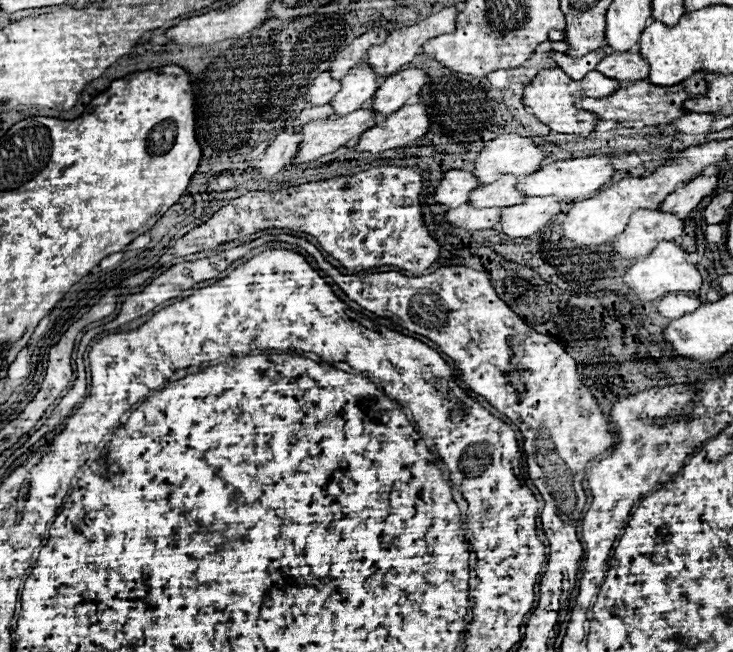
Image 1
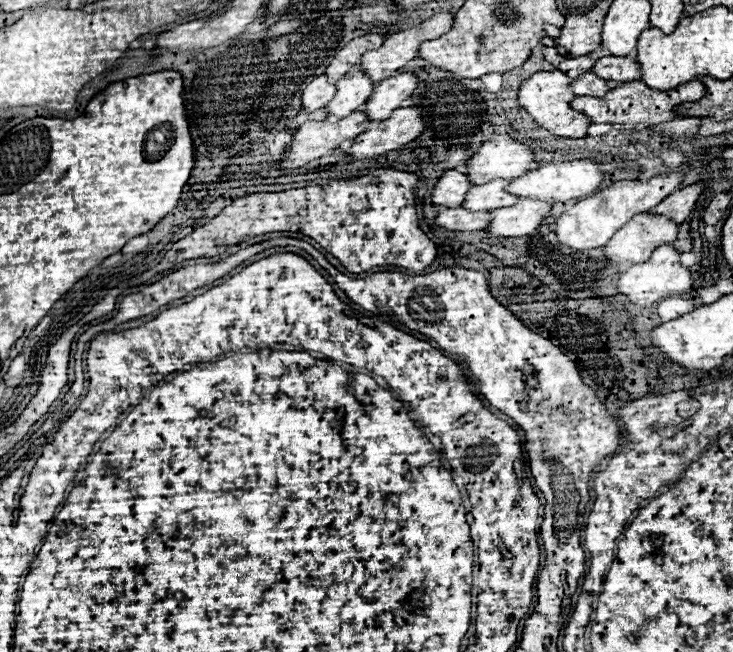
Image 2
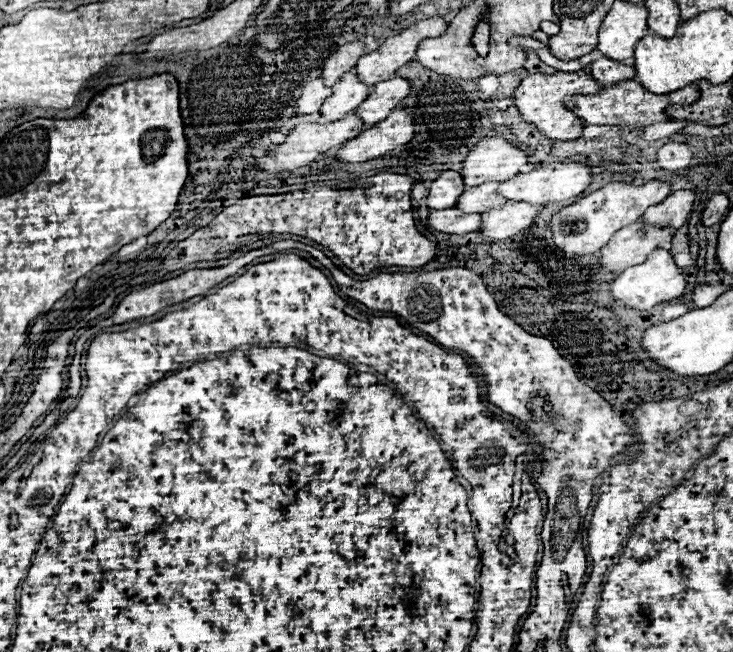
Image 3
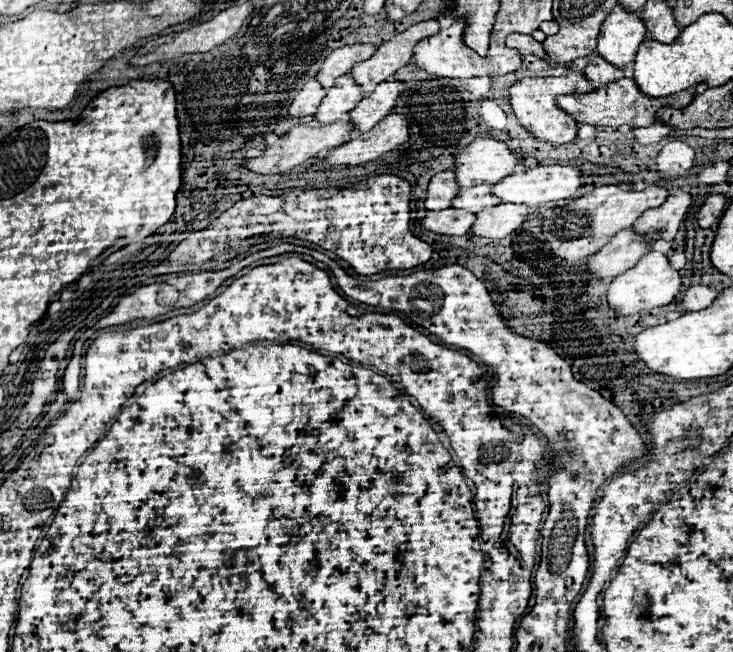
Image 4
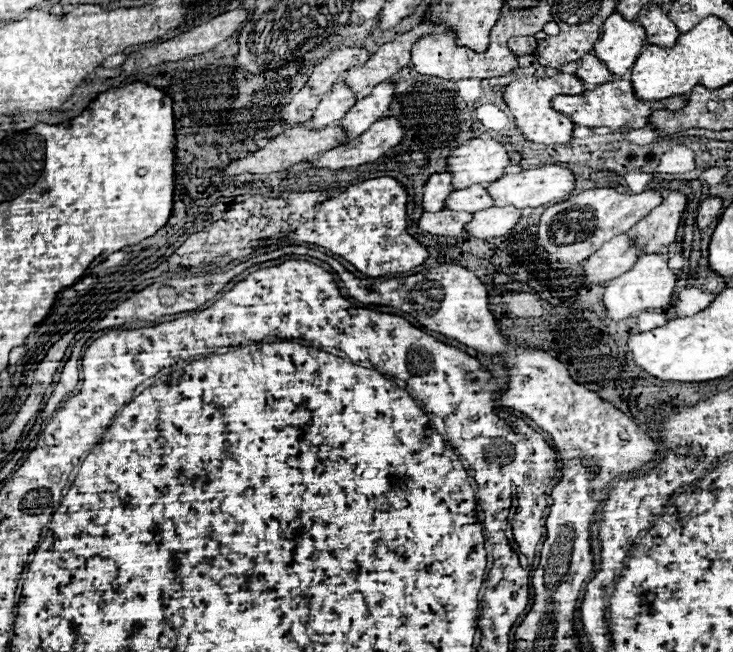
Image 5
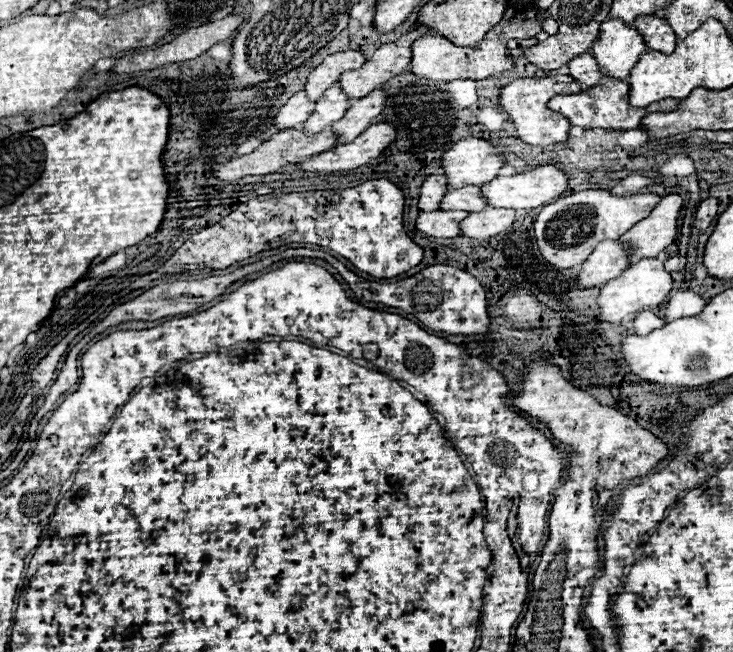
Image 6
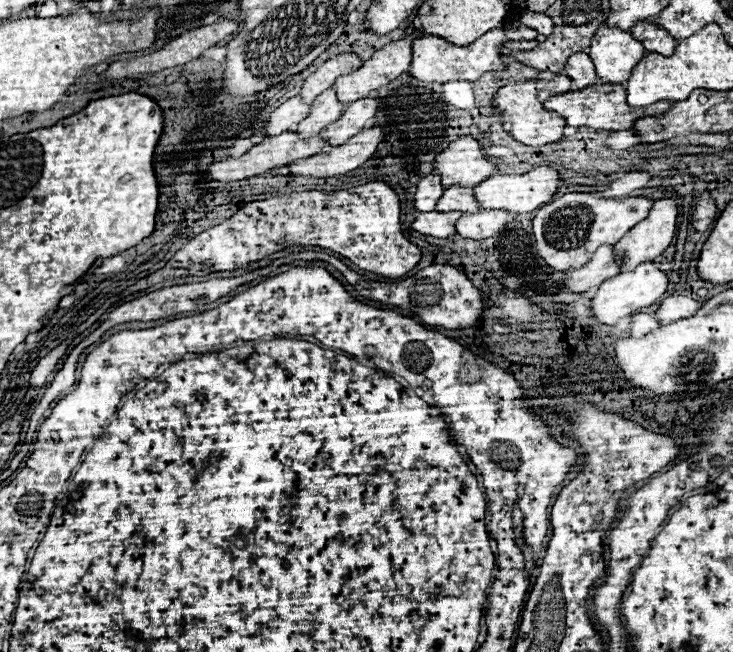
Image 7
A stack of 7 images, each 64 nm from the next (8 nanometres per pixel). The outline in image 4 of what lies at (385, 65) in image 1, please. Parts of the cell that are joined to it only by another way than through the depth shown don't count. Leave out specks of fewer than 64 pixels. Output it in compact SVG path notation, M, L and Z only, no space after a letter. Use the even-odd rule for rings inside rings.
M436 18L410 26L408 30L396 34L392 40L380 44L372 58L354 64L354 68L350 72L352 78L362 86L366 96L372 94L376 84L386 82L392 74L396 74L396 70L400 70L402 66L412 62L414 46L422 38L434 36L438 32L440 32L440 24Z

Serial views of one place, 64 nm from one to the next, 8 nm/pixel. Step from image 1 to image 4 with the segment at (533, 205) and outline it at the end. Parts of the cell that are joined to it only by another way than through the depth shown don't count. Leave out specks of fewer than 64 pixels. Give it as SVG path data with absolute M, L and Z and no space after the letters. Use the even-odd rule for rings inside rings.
M498 204L488 210L482 210L476 214L476 226L472 226L472 234L500 240L506 238L508 234L516 232L532 214L528 206L520 204Z

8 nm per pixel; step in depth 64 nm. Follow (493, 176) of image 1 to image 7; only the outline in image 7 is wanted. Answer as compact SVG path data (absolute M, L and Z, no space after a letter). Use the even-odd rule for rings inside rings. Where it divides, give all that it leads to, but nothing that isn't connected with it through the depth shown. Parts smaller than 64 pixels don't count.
M462 136L436 156L436 170L444 186L478 186L496 174L496 164L482 154L482 144L472 136Z

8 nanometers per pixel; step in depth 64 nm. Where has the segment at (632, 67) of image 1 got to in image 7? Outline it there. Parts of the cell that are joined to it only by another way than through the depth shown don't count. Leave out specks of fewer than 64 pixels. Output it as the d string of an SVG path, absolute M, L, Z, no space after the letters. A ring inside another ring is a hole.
M586 52L572 54L572 58L568 58L564 70L566 70L566 76L574 80L576 88L586 88L586 86L592 86L598 82L596 68Z

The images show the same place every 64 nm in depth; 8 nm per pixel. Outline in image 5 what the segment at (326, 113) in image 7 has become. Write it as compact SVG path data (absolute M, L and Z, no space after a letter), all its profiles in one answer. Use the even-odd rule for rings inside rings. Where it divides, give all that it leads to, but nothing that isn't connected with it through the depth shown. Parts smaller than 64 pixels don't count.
M344 80L336 82L332 86L330 92L326 92L312 116L312 128L324 128L324 126L332 126L334 122L342 120L346 116L346 112L356 104L356 94L352 92L352 88L348 88L348 84Z

